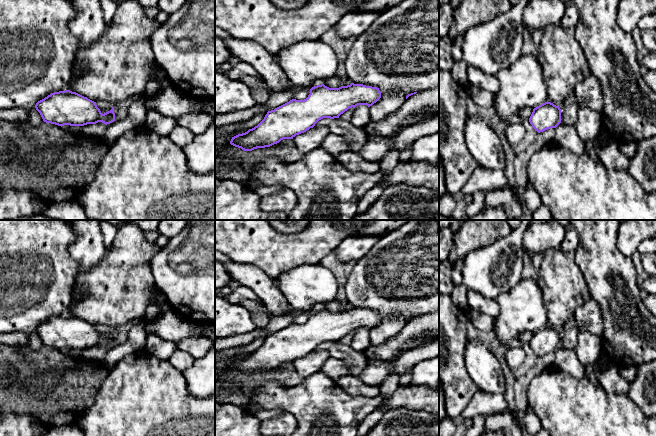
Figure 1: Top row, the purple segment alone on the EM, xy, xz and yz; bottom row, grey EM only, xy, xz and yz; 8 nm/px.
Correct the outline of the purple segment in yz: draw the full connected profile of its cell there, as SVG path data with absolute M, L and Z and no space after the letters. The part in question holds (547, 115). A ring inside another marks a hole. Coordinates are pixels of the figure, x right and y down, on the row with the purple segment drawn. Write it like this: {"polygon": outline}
{"polygon": "M547 101L533 109L529 122L538 133L556 128L561 123L561 109Z"}

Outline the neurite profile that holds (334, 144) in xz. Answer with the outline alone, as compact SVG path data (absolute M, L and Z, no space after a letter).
M333 133L328 134L319 147L334 157L341 152L350 151L350 145L345 138Z

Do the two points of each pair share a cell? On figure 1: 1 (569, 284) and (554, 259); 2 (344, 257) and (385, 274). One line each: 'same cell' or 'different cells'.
1: same cell
2: different cells

